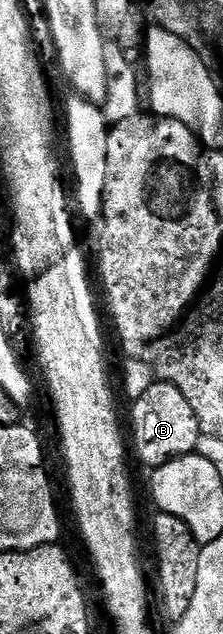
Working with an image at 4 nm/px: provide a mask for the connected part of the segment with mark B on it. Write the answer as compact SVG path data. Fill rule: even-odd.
M153 381L140 397L131 404L132 407L132 439L136 442L136 451L140 459L149 469L164 467L176 459L183 459L185 455L193 454L202 434L200 422L186 397L173 385L163 381Z

